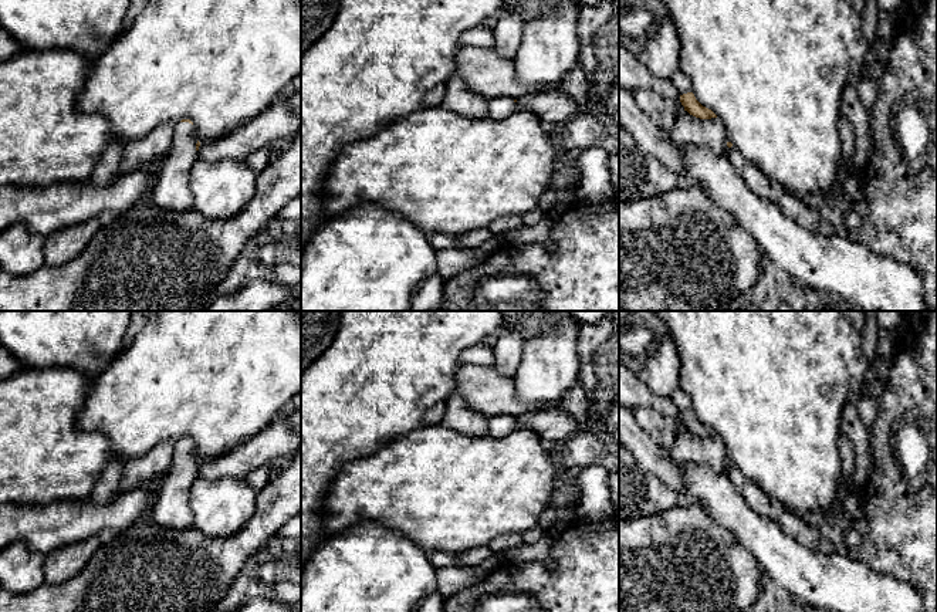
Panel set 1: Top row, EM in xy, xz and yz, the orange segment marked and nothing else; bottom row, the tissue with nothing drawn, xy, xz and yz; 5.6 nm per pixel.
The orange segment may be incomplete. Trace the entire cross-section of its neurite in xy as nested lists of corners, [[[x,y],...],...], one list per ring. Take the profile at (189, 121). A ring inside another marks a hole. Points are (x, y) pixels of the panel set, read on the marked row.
[[[182,119],[175,125],[172,148],[159,172],[150,196],[146,199],[153,207],[165,210],[193,209],[189,173],[197,159],[200,142],[193,122]]]

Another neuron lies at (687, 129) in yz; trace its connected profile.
[[[687,111],[677,114],[669,136],[674,143],[700,146],[717,156],[727,148],[725,129],[718,118],[700,119]]]

